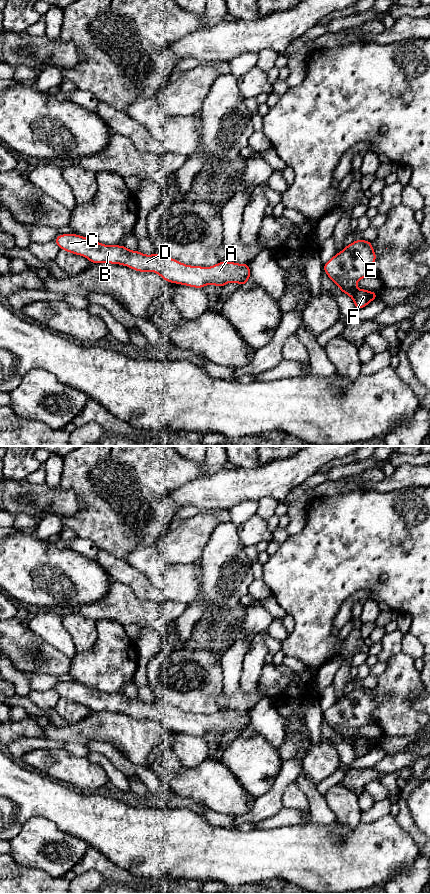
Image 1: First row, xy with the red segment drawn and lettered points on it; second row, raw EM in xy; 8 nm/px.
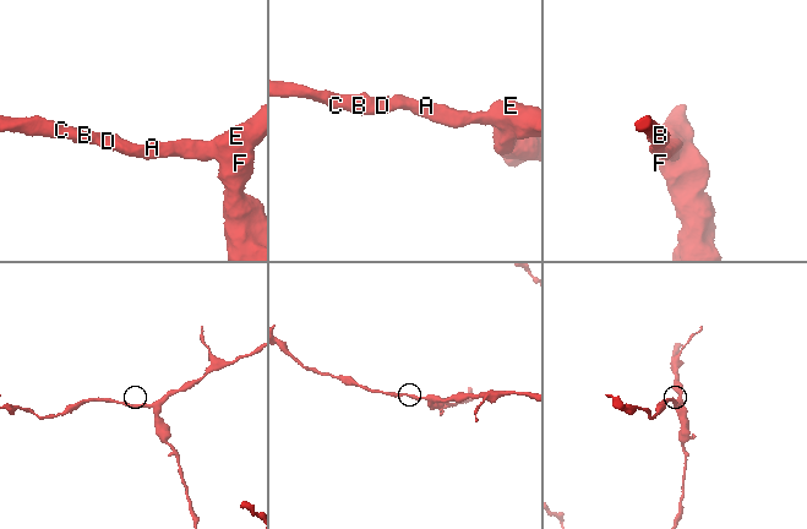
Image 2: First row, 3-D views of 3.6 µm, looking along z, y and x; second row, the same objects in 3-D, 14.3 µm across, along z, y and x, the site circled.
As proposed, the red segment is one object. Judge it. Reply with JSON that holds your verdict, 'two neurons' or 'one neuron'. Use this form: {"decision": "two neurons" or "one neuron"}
{"decision": "one neuron"}

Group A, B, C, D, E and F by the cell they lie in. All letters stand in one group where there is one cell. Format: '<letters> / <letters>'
A B C D E F

